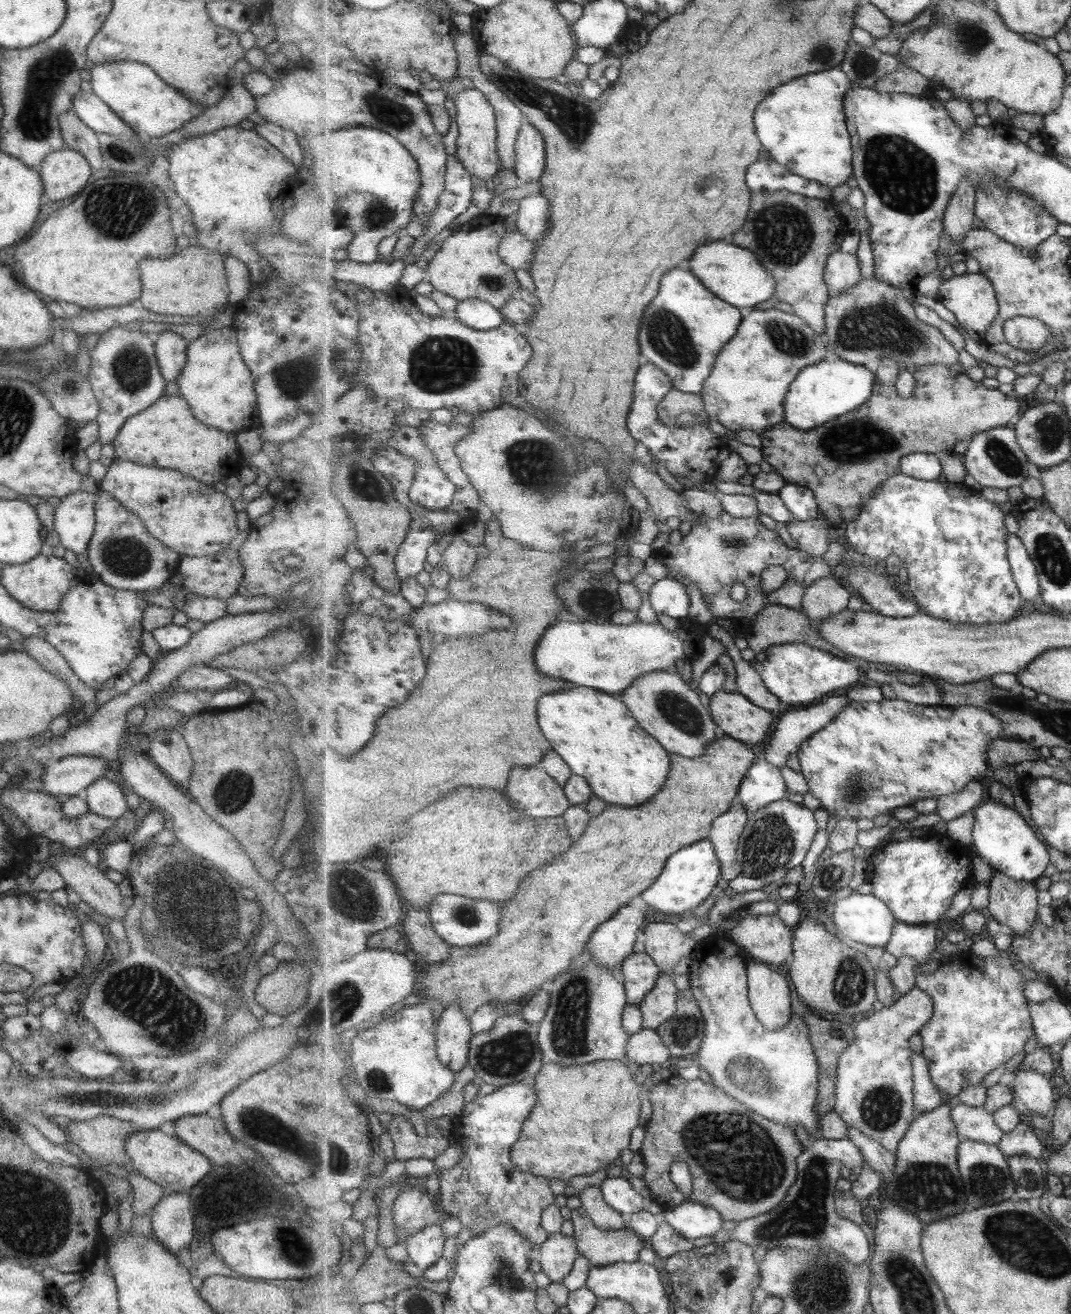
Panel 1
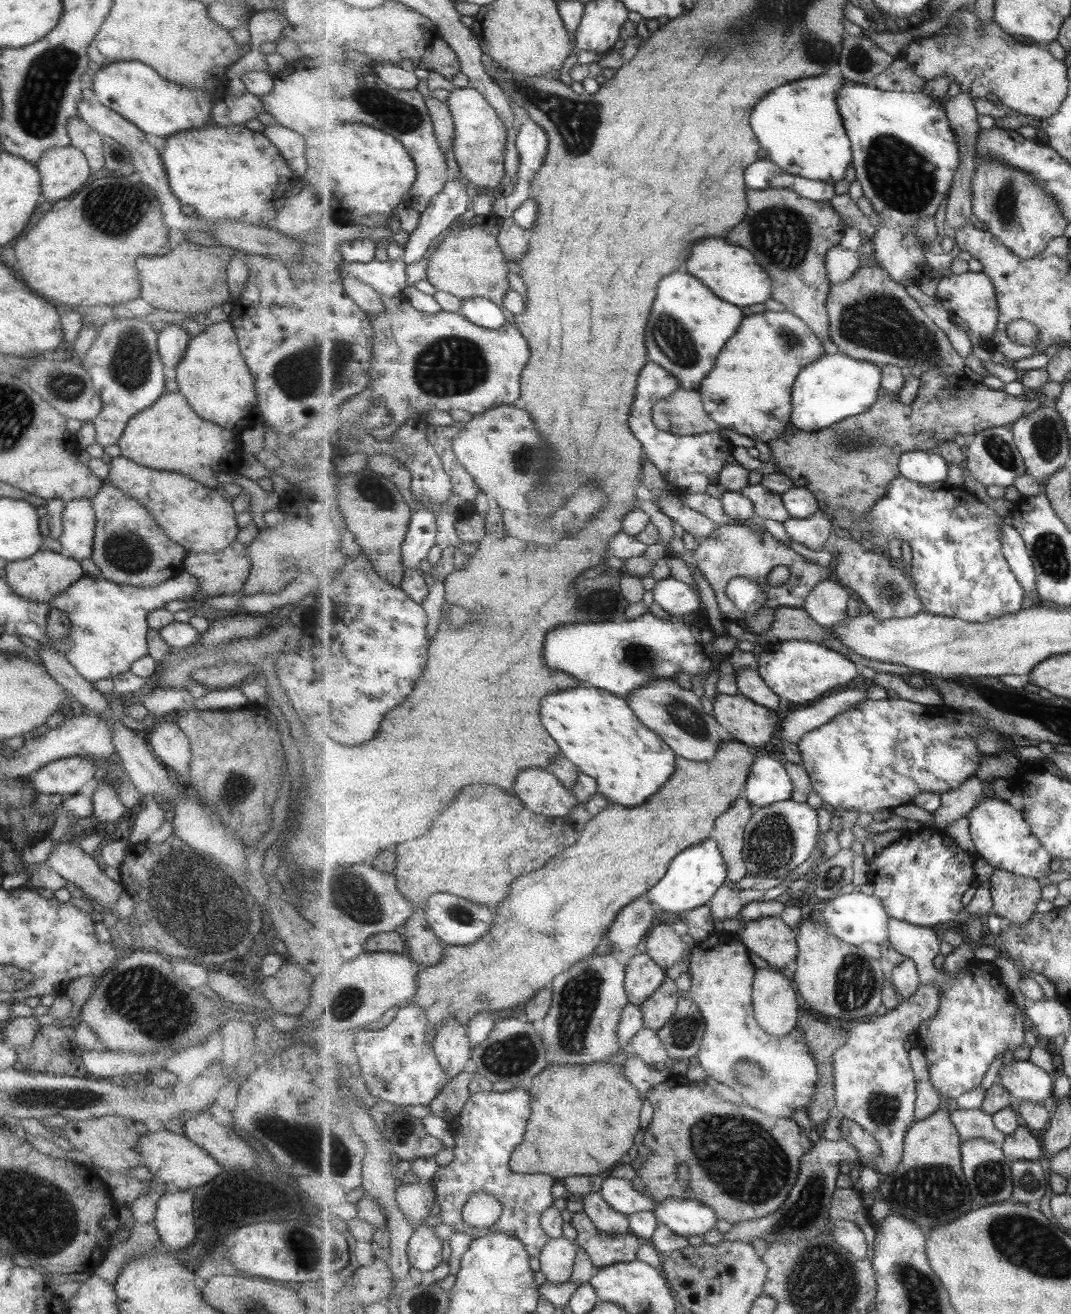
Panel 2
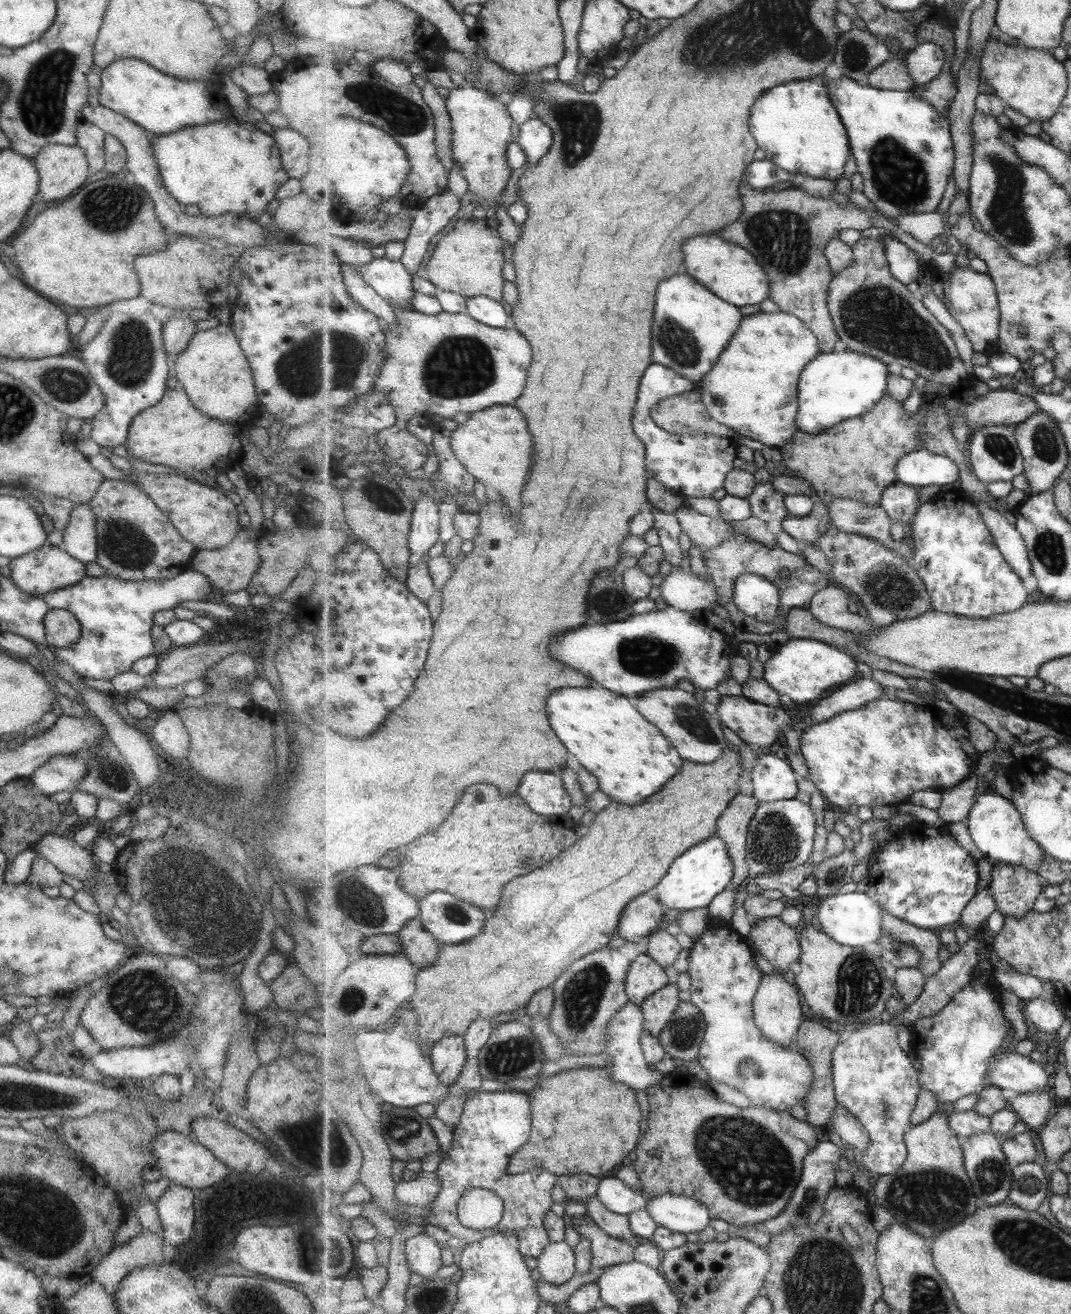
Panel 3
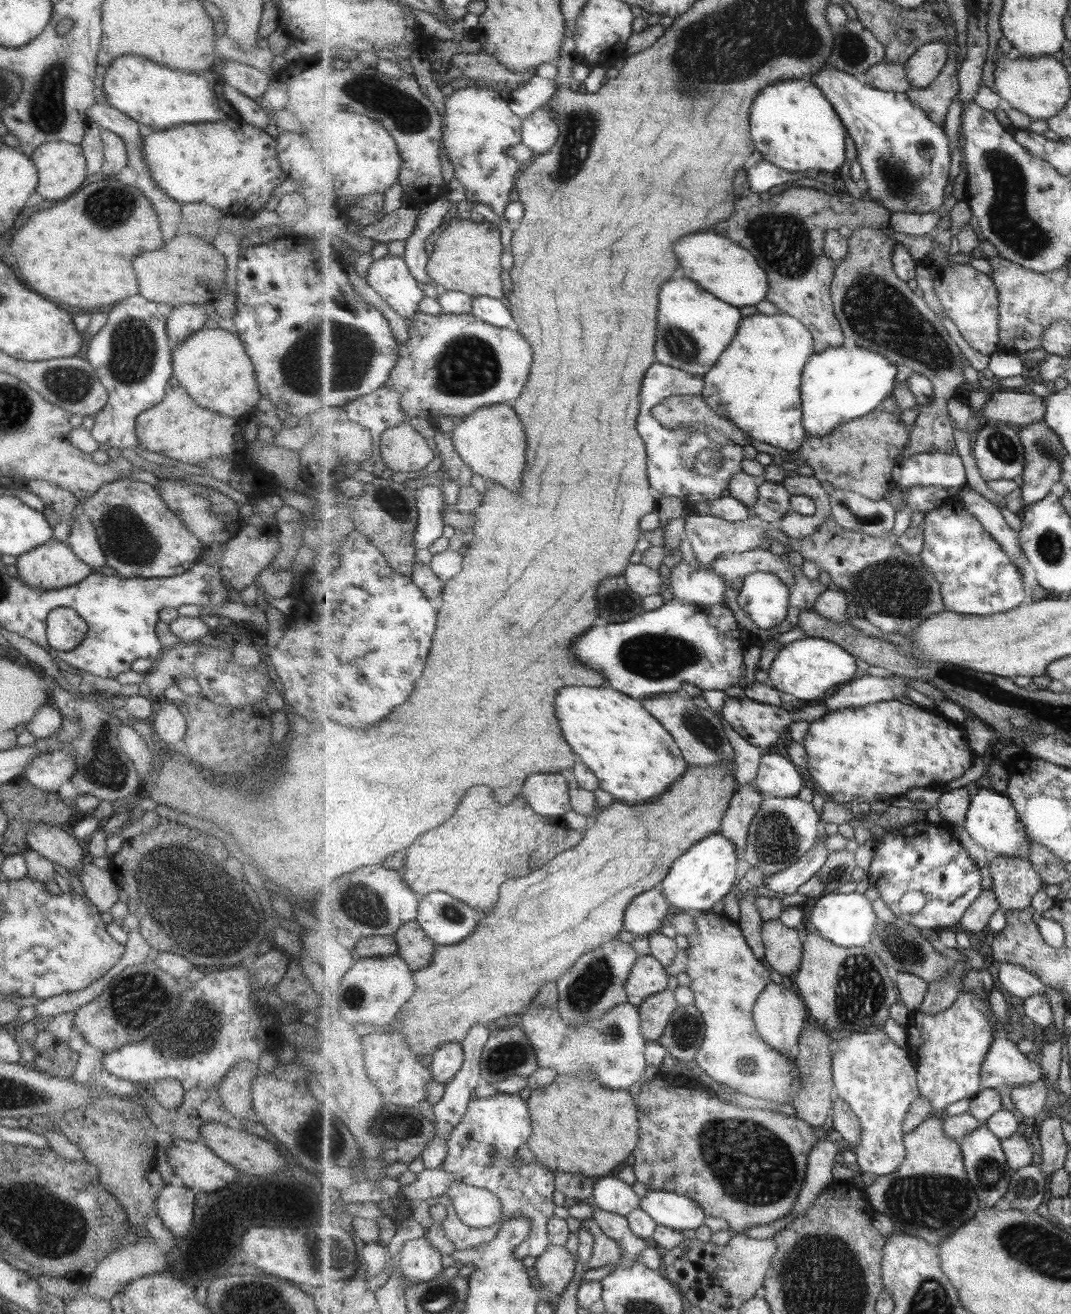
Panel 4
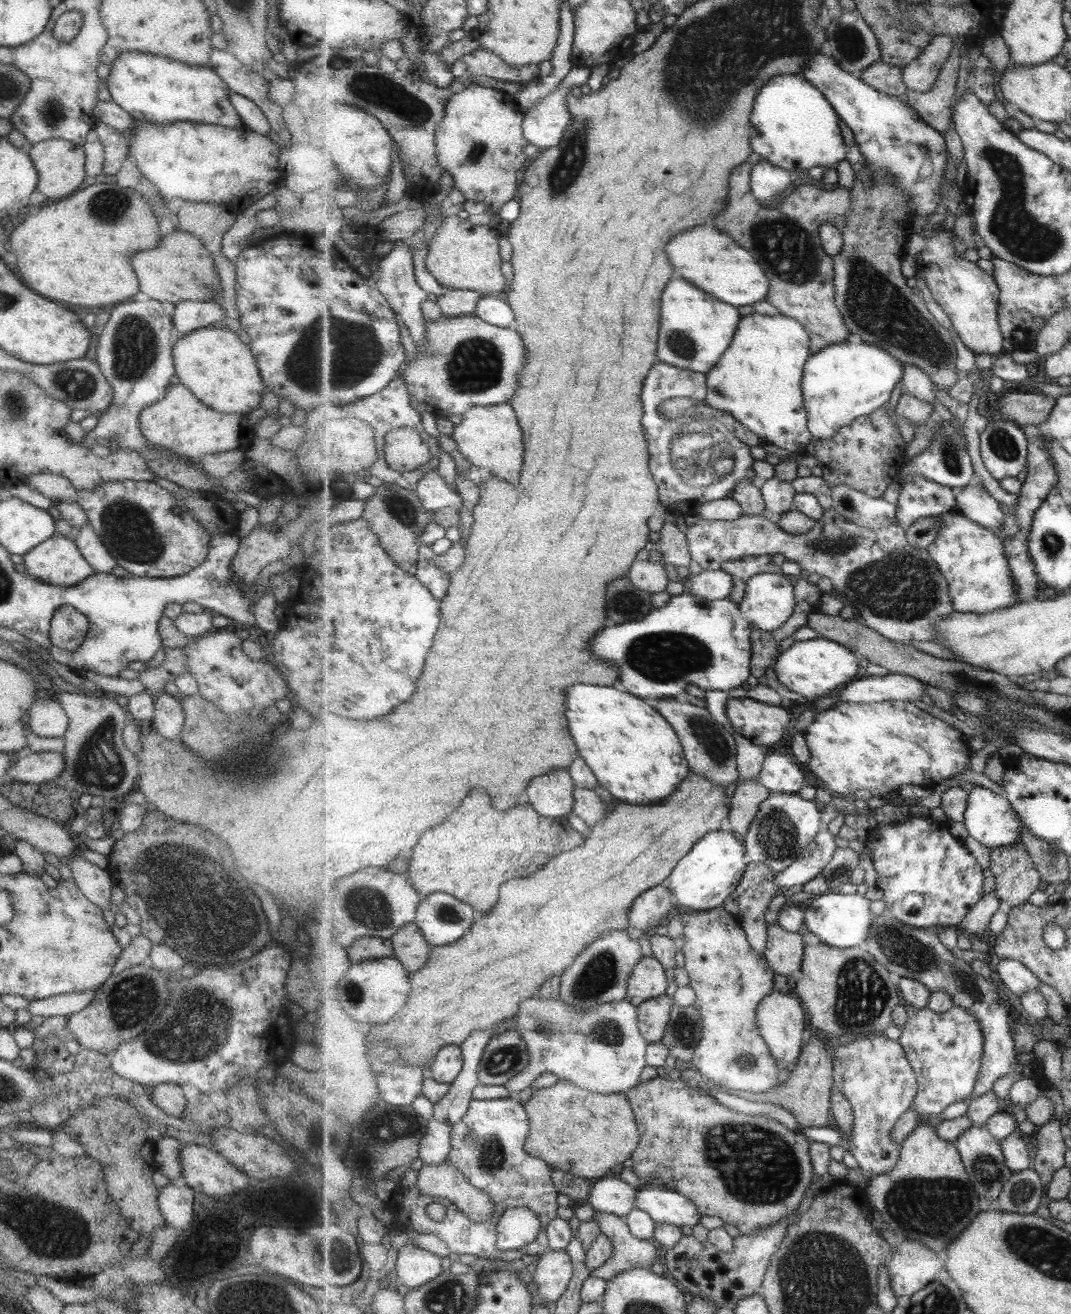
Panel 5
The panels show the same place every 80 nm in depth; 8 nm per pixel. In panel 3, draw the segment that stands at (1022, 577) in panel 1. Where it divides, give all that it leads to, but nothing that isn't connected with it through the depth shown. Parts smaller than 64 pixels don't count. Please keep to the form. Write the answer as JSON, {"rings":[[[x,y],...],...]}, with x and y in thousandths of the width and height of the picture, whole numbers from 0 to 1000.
{"rings":[[[911,381],[909,382],[912,384],[912,387],[916,388],[920,399],[923,400],[925,406],[930,409],[931,416],[934,416],[938,426],[943,428],[946,434],[954,441],[961,440],[963,435],[965,435],[964,426],[958,411],[949,402],[949,400],[940,397],[937,391],[932,390],[932,388],[927,388],[921,383]]]}

